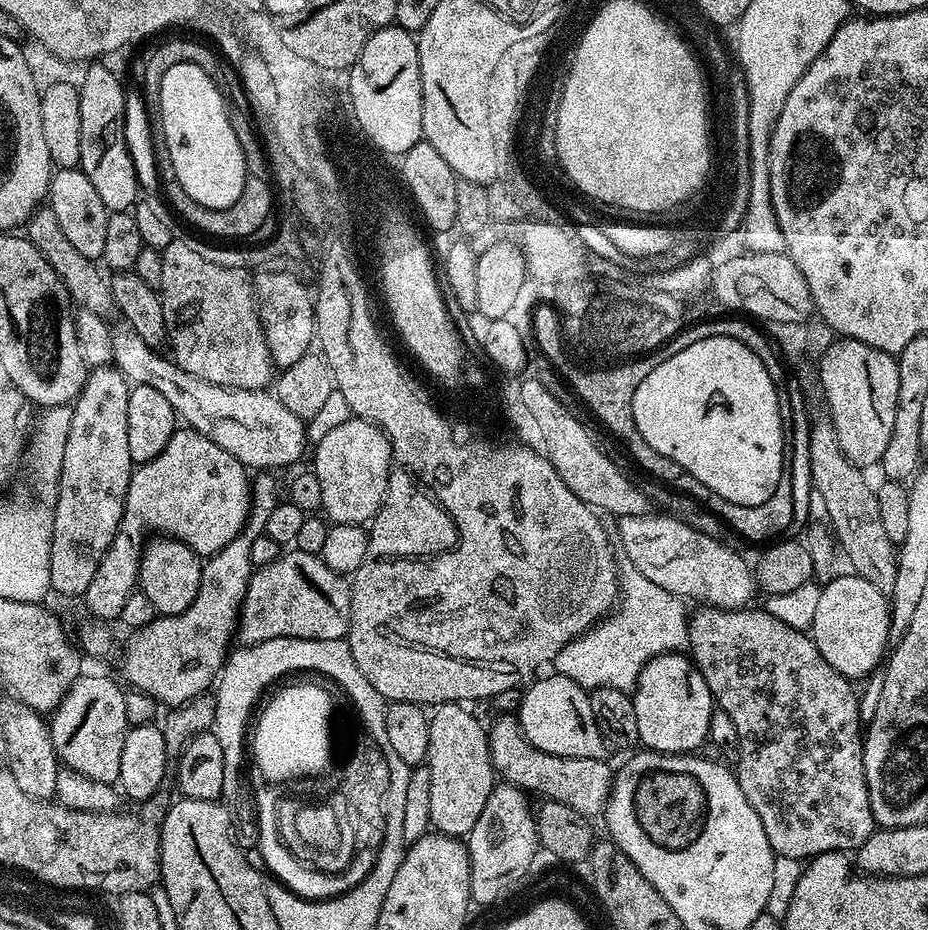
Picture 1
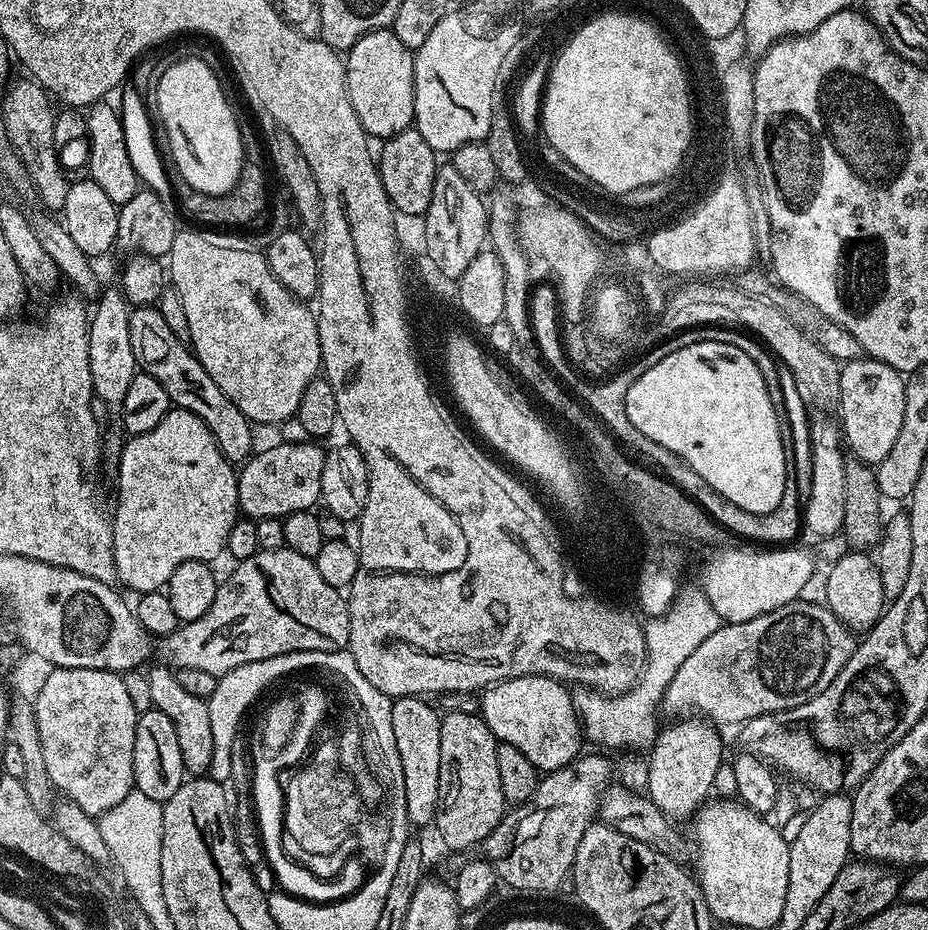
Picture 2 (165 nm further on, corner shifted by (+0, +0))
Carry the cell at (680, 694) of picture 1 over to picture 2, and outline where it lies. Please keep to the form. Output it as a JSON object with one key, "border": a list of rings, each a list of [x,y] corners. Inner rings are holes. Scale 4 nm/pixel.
{"border":[[[680,718],[669,728],[661,727],[656,742],[647,753],[648,790],[646,795],[673,821],[693,817],[713,795],[714,776],[725,759],[724,744],[709,721],[703,718]]]}

